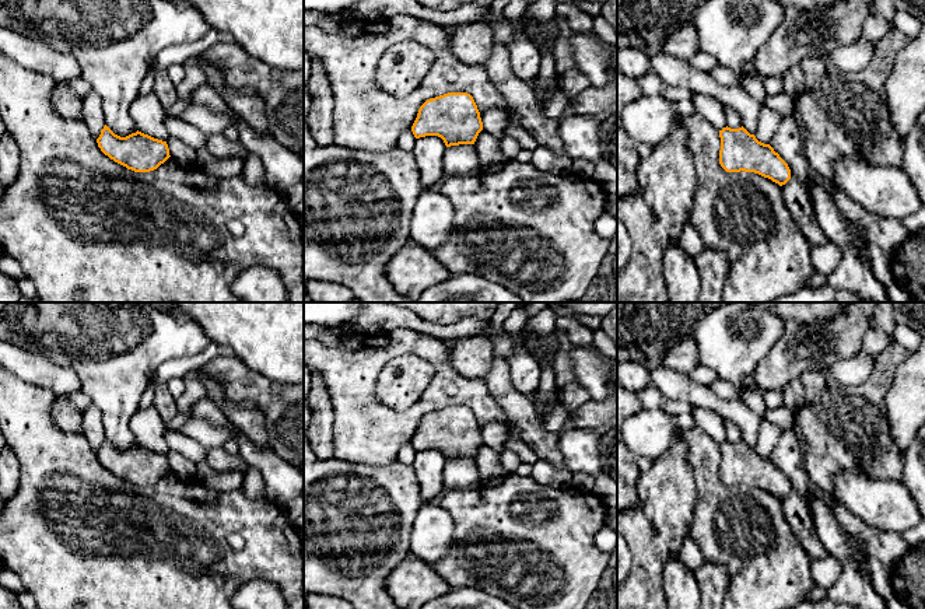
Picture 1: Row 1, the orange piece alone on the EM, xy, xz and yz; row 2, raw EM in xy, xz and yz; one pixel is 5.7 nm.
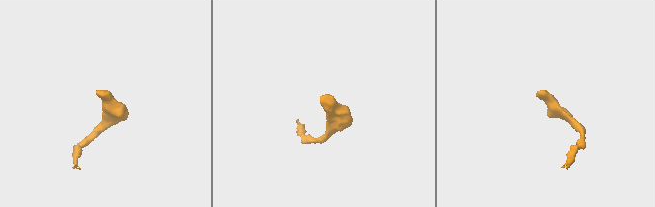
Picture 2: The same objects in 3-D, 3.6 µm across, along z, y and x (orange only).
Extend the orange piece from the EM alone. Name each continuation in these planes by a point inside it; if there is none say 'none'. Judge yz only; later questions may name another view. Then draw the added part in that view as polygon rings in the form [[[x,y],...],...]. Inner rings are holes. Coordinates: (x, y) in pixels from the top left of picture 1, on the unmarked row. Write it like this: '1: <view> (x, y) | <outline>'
none

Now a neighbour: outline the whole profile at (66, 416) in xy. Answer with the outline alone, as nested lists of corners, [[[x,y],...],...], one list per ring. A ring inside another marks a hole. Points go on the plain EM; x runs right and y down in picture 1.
[[[57,396],[52,405],[52,419],[59,430],[83,433],[84,410],[73,405],[66,396]]]

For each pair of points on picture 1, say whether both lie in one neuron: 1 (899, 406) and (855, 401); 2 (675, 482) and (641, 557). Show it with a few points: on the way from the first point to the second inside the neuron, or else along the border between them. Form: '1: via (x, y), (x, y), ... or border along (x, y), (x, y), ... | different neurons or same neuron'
1: border along (896, 373), (886, 398), (886, 417), (892, 437) | different neurons
2: via (666, 500), (661, 520), (661, 534), (655, 539) | same neuron

